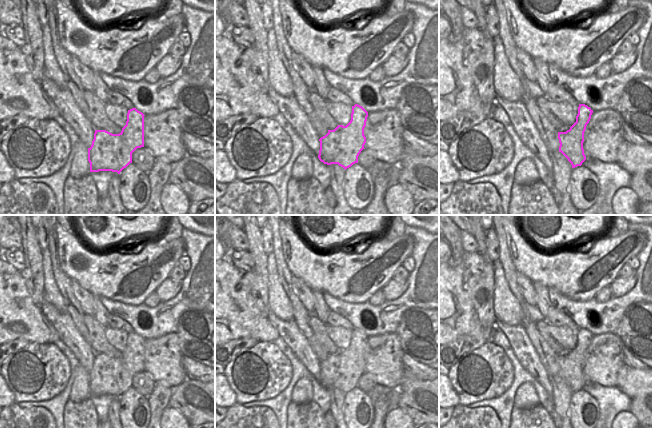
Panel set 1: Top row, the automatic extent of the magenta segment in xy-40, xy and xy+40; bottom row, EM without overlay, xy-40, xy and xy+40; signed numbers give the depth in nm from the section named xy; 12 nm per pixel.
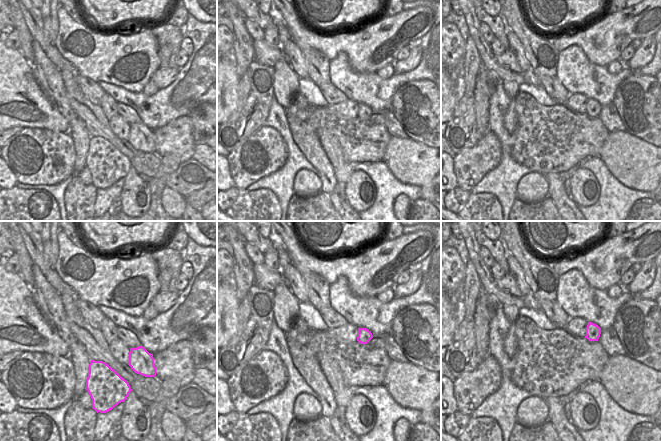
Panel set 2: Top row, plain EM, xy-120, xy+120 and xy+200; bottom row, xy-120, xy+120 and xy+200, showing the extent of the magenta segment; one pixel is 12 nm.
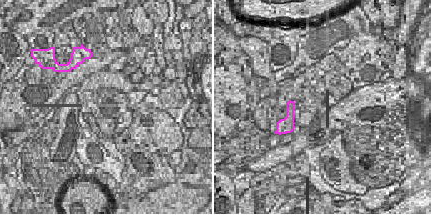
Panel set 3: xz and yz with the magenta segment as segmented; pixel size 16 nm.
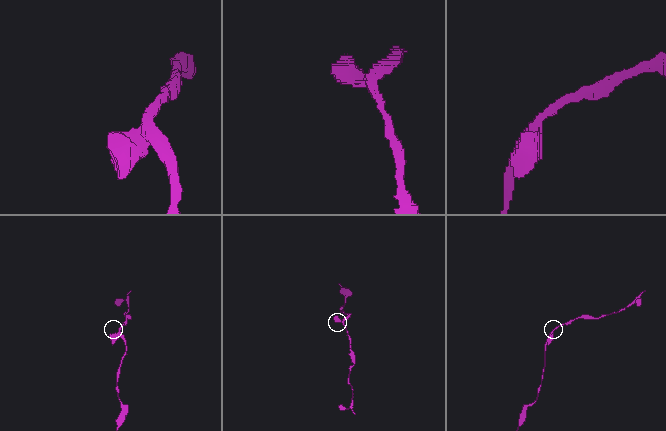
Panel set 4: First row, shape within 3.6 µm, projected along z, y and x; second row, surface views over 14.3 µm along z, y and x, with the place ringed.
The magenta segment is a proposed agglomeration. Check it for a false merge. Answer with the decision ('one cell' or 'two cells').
one cell

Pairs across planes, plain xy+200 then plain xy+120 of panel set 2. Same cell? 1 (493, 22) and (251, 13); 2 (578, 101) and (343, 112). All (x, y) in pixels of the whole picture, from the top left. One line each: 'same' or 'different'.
1: same
2: same

